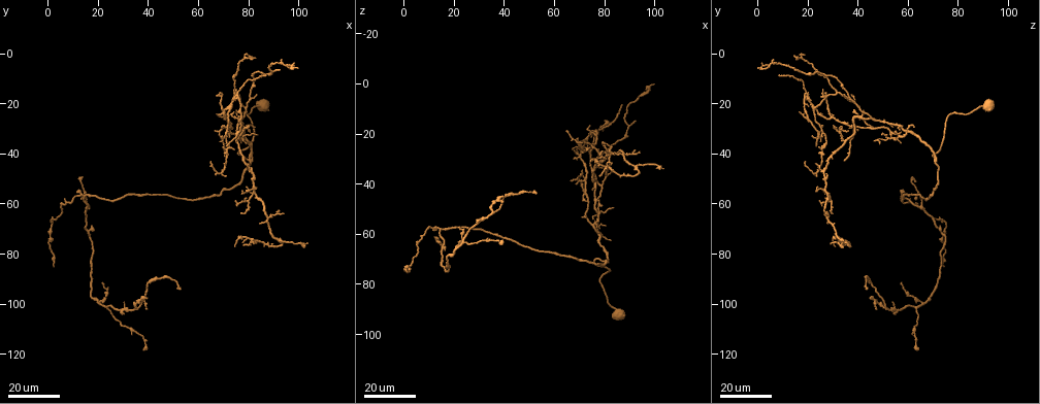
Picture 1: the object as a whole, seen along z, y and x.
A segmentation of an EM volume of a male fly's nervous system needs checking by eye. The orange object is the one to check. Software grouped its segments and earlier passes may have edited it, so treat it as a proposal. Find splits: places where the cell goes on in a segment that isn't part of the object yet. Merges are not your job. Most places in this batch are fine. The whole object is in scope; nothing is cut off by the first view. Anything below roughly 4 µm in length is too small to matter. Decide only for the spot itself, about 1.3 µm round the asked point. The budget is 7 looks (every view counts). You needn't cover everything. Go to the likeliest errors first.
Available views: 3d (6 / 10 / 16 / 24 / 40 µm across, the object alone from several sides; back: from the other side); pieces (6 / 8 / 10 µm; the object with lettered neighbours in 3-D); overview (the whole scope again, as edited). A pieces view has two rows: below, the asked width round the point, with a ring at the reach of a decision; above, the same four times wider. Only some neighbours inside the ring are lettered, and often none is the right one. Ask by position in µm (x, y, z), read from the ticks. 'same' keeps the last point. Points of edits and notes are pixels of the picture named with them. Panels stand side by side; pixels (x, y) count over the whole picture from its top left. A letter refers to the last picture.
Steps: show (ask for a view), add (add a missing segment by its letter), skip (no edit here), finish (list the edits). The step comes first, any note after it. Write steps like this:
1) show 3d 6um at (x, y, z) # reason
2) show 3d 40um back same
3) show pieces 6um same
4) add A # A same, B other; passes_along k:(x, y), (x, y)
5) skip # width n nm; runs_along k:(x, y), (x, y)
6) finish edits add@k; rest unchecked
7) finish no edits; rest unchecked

show 3d 24um at (85, 67, 28) # an open end

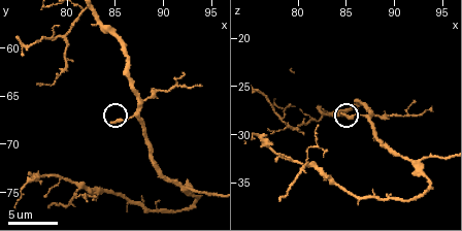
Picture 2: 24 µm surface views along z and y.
show pieces 6um at (84.6, 68.0, 27.8)

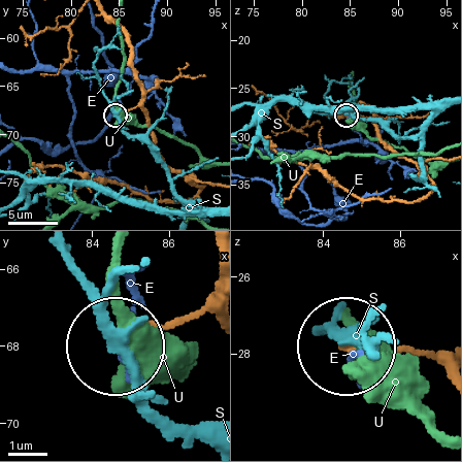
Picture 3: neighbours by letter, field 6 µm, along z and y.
skip # E other, S other, U other; none of them fits

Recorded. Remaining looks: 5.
show 3d 24um at (87, 8, 8)

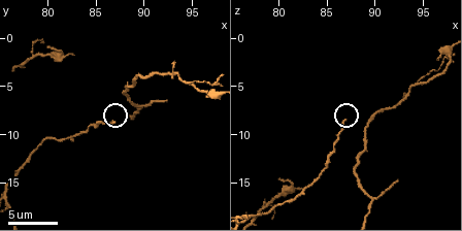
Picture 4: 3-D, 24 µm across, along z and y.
show pieces 6um at (86.8, 8.8, 8.6)

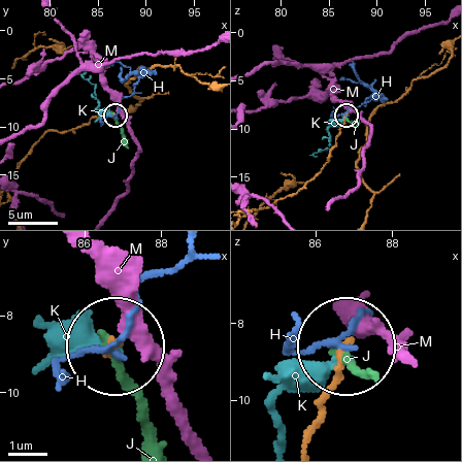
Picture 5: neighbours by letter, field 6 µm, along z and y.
skip # H other, J other, K other, M other; runs_along 5:(306, 438), (342, 354); no lettered segment goes on from it

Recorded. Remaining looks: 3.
show 3d 24um at (53, 93, 43) # branch stops here

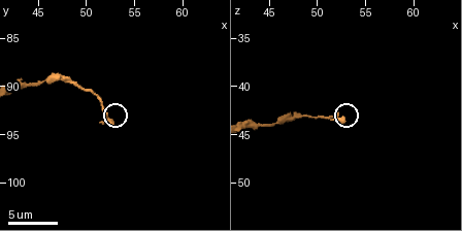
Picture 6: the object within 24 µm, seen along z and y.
show pieces 6um at (52.8, 94.0, 43.4) # what lies round it

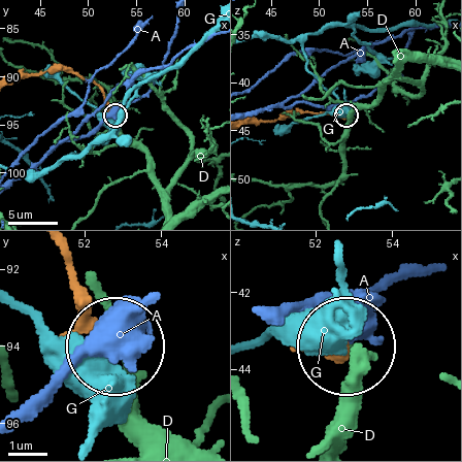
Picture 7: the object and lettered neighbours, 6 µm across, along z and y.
skip # width 410 nm; A other, D other, G other; no lettered segment goes on from it

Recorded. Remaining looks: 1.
finish no edits; rest unchecked

